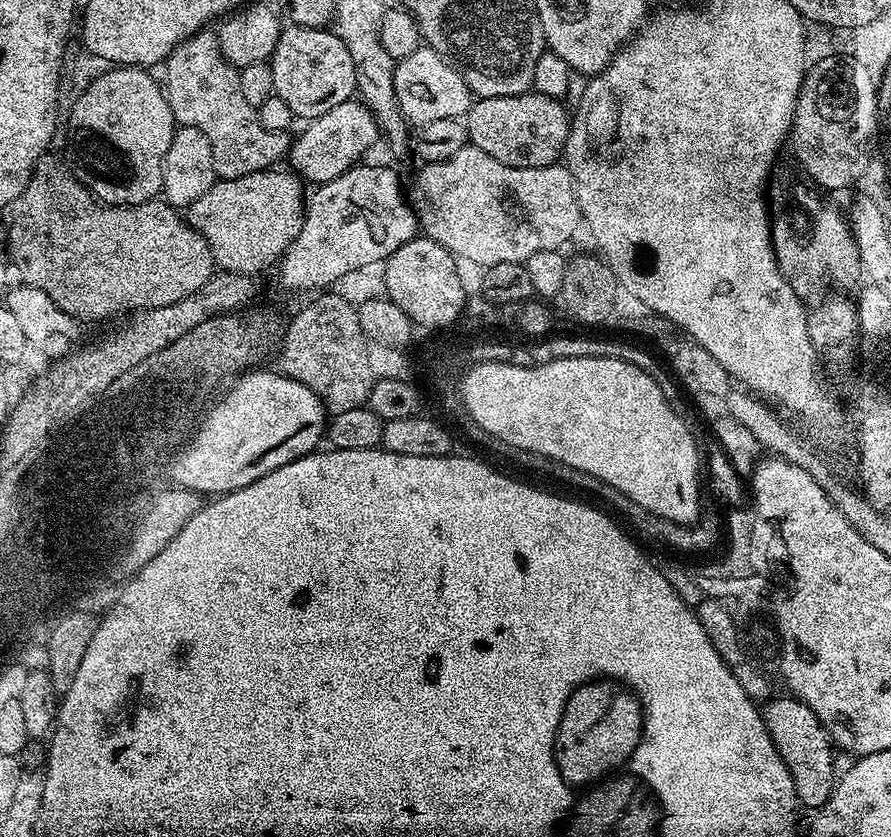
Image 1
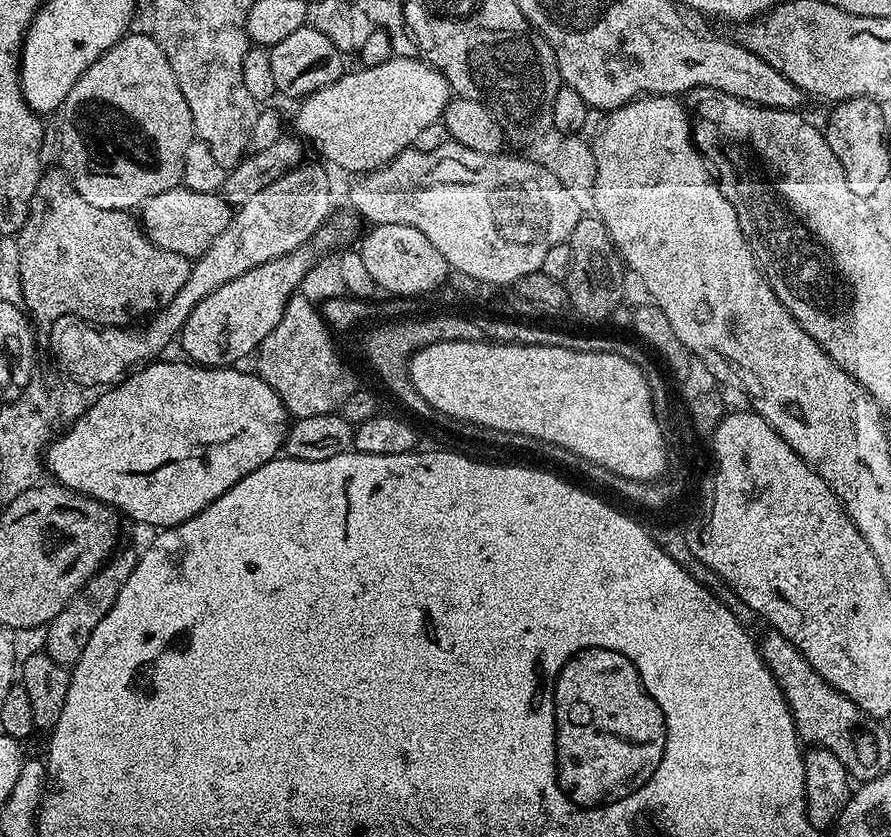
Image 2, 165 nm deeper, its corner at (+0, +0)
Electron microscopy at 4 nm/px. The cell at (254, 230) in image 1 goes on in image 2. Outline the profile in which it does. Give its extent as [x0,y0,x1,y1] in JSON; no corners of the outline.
[138,186,233,258]

